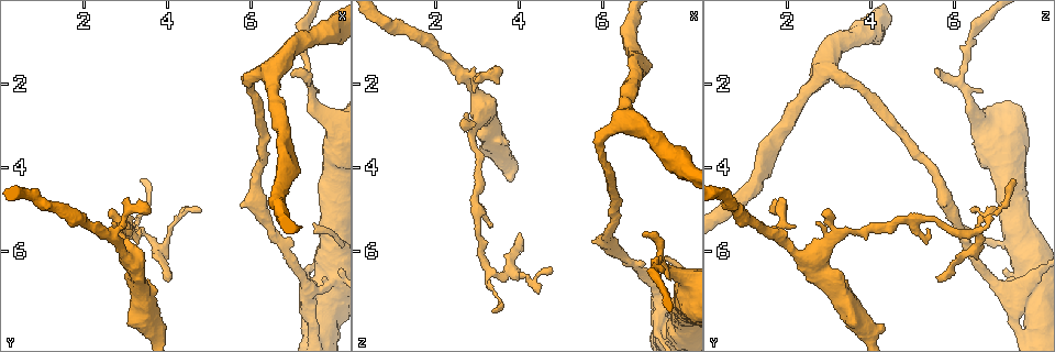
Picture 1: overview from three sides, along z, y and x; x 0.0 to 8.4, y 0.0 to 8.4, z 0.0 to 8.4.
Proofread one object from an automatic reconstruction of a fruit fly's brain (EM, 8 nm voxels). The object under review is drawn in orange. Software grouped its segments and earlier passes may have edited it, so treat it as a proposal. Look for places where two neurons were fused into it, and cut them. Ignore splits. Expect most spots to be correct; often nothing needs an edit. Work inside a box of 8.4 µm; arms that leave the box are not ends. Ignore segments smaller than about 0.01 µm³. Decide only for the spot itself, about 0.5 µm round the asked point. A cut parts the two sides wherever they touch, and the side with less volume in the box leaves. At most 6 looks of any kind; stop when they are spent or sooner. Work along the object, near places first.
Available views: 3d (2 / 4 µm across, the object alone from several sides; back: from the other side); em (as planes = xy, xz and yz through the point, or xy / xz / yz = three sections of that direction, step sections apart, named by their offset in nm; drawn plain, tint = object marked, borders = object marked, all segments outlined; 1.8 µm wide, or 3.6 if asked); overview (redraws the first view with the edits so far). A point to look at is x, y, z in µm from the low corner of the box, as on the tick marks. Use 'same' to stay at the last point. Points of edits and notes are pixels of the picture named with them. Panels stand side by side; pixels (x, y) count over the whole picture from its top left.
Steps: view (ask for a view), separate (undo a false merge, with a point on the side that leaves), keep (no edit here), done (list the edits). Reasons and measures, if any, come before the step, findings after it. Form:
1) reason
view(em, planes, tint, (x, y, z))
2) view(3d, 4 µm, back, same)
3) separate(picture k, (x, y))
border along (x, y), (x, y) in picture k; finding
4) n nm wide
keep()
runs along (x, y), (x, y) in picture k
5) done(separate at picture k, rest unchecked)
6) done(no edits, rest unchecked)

closes a loop
view(3d, 4 µm, (7.60, 7.15, 7.90))

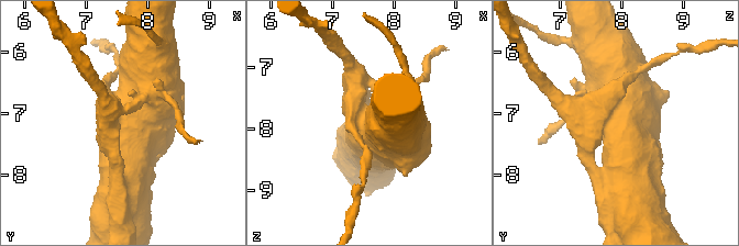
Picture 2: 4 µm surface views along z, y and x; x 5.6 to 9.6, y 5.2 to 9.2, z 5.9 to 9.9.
shape alone is not enough
view(em, 3.6 µm, planes, plain, (7.60, 7.15, 7.85))

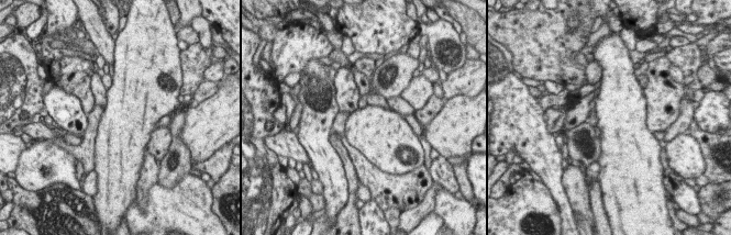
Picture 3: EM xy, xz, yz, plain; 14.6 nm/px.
view(em, 3.6 µm, planes, tint, same)

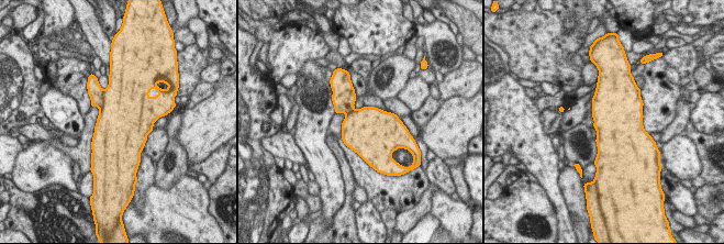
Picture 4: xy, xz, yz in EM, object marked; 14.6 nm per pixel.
separate(picture 4, (96, 92))
border along (103, 90), (103, 104), (100, 111) in picture 4; a second neuron is stuck on

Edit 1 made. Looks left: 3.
branch point
view(em, xz, step 8, tint, (7.35, 1.90, 6.15))

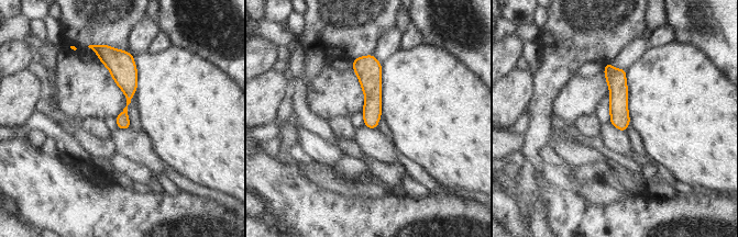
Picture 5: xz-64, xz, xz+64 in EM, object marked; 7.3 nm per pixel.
view(em, planes, tint, same)

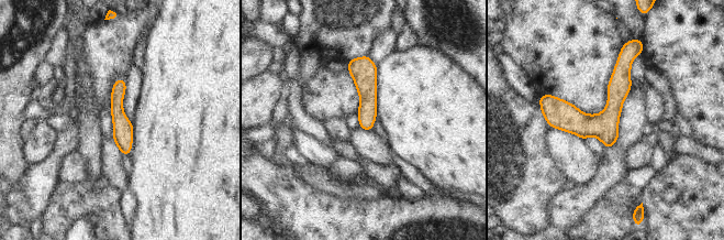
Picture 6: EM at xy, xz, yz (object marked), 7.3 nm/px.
keep()
runs along (622, 55), (599, 121), (550, 122) in picture 6; continuous, no second neuron

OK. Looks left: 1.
sharp bend
view(em, yz, step 4, tint, (3.75, 5.90, 6.55))

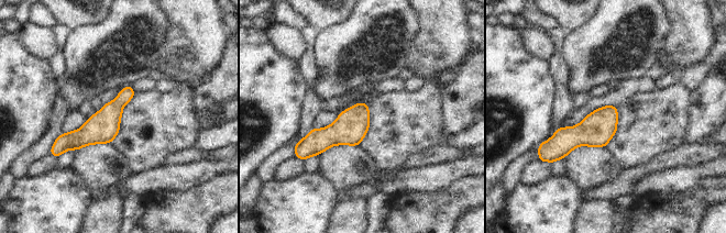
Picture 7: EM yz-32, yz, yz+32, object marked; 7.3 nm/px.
240 nm wide
keep()
one neuron here

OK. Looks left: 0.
done(separate at picture 4, rest unchecked)

